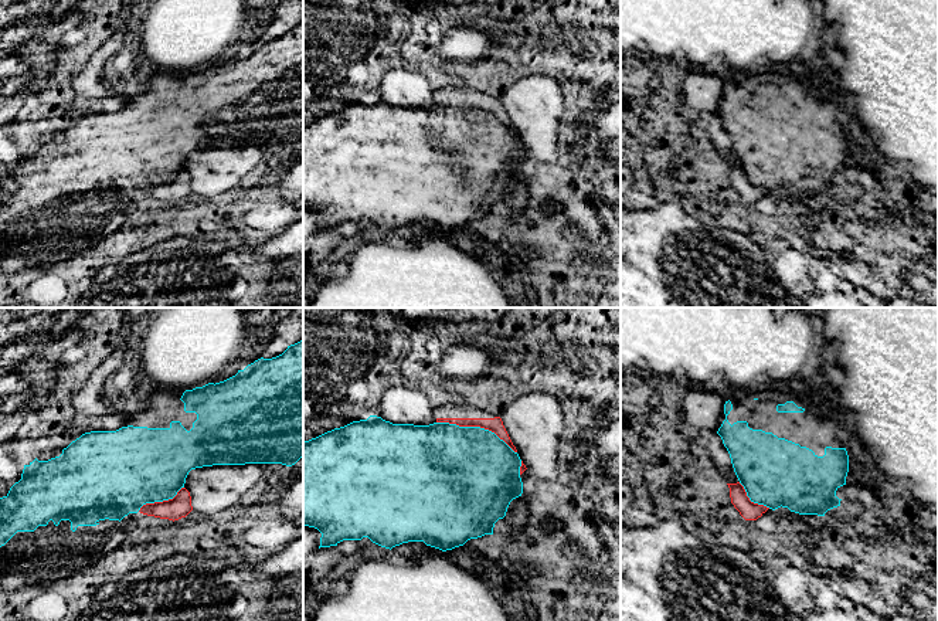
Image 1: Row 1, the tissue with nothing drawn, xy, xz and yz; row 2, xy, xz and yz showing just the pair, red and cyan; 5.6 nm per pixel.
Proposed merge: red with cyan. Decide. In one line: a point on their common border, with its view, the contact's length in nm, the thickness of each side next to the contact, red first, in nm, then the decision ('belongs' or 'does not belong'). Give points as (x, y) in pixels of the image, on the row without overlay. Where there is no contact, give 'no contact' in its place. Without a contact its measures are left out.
xz (476, 108) | 480 nm | 80/480 nm | does not belong

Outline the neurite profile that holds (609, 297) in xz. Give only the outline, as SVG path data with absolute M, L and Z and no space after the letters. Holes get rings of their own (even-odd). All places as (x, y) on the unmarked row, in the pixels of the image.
M621 279L612 281L602 288L595 308L621 308Z

